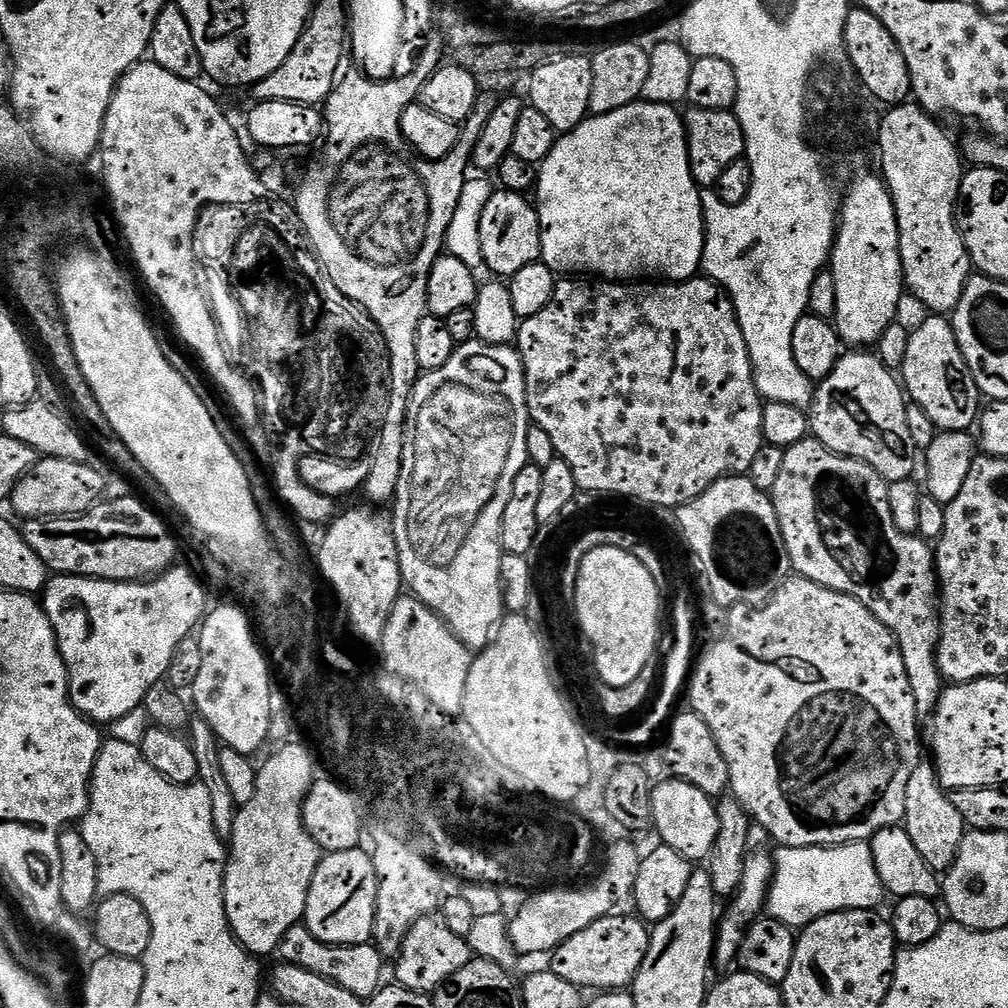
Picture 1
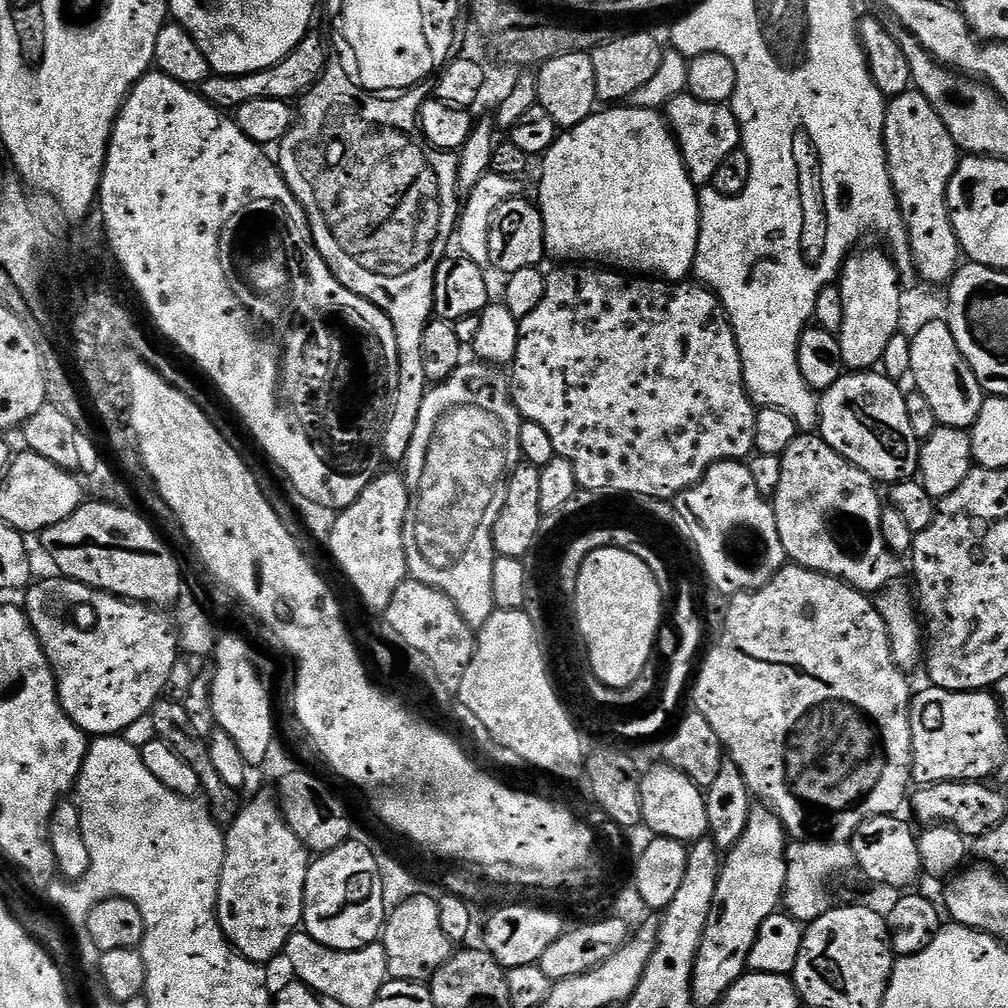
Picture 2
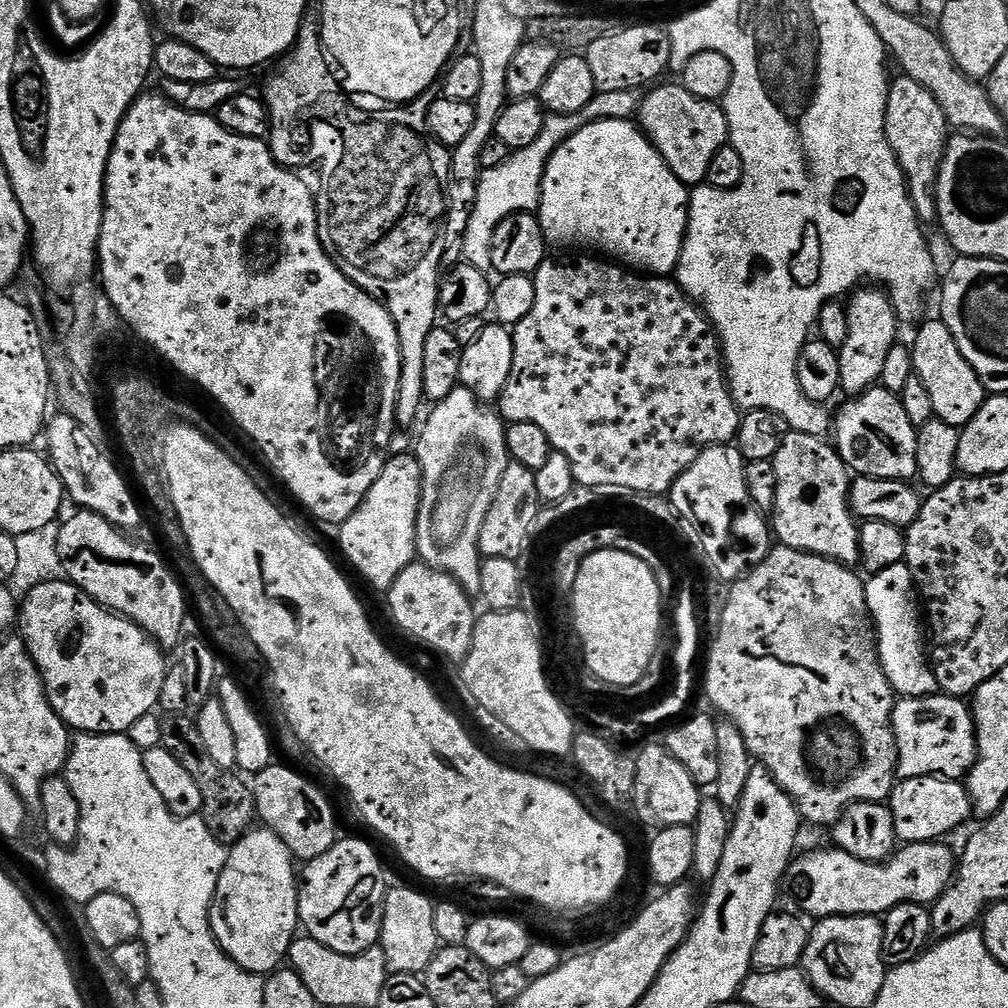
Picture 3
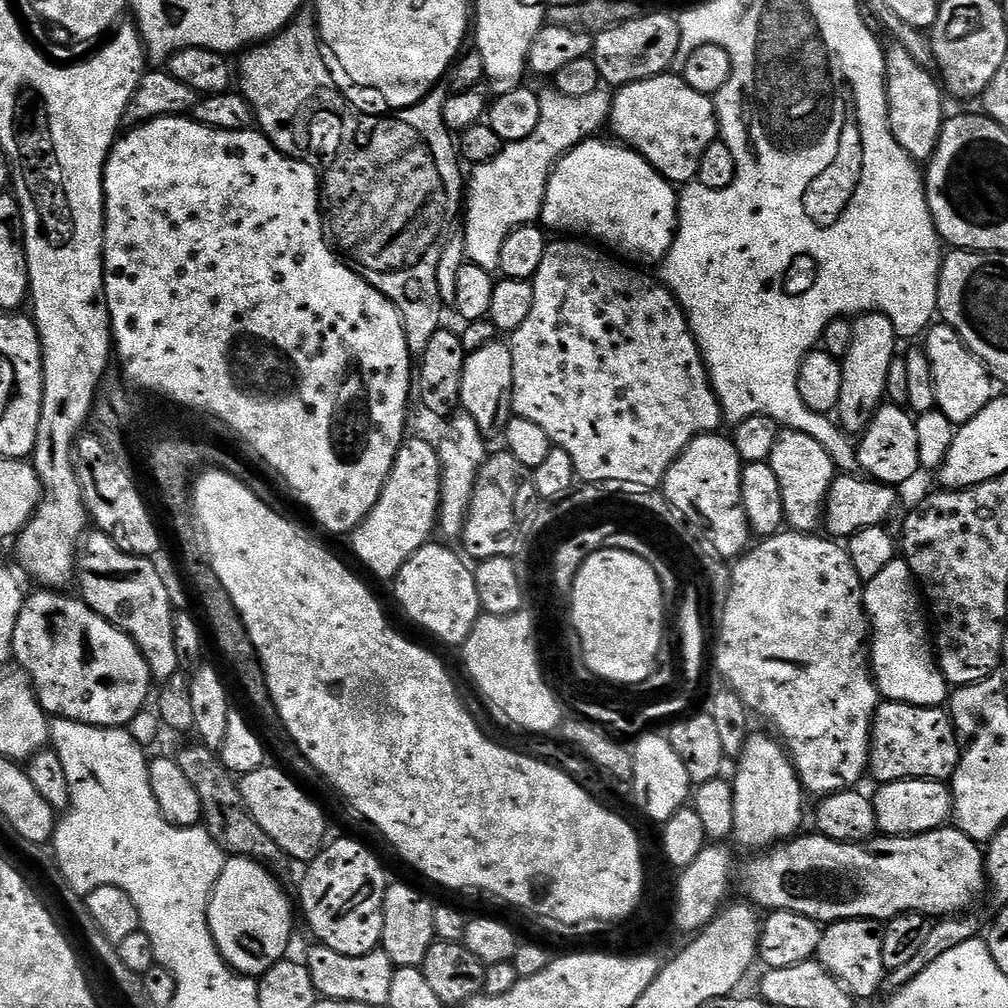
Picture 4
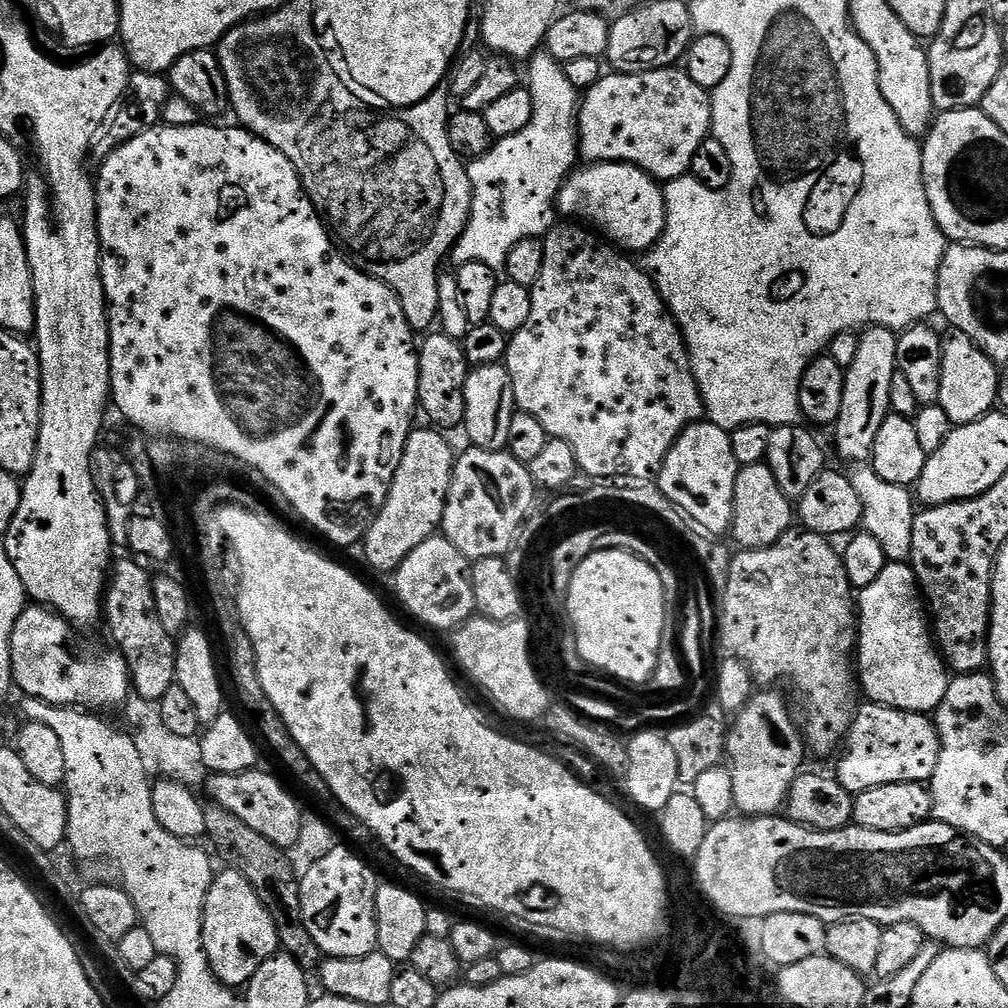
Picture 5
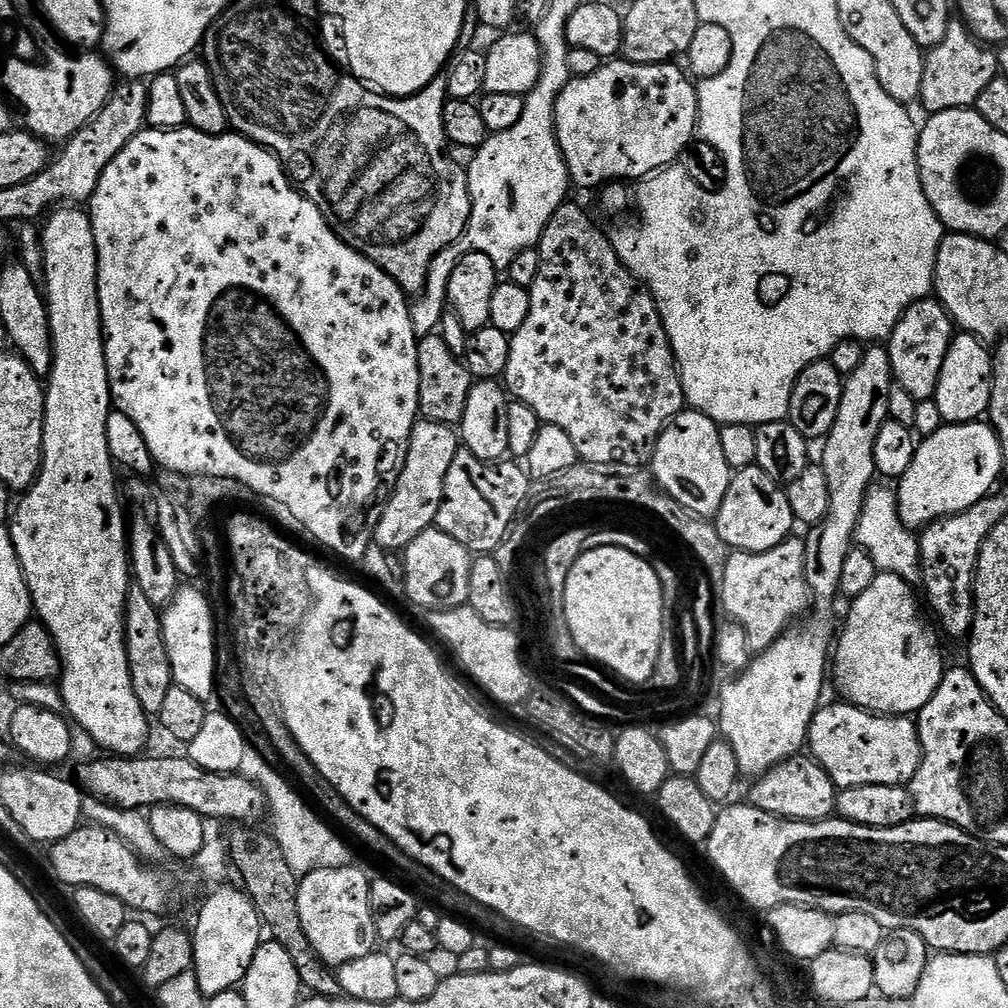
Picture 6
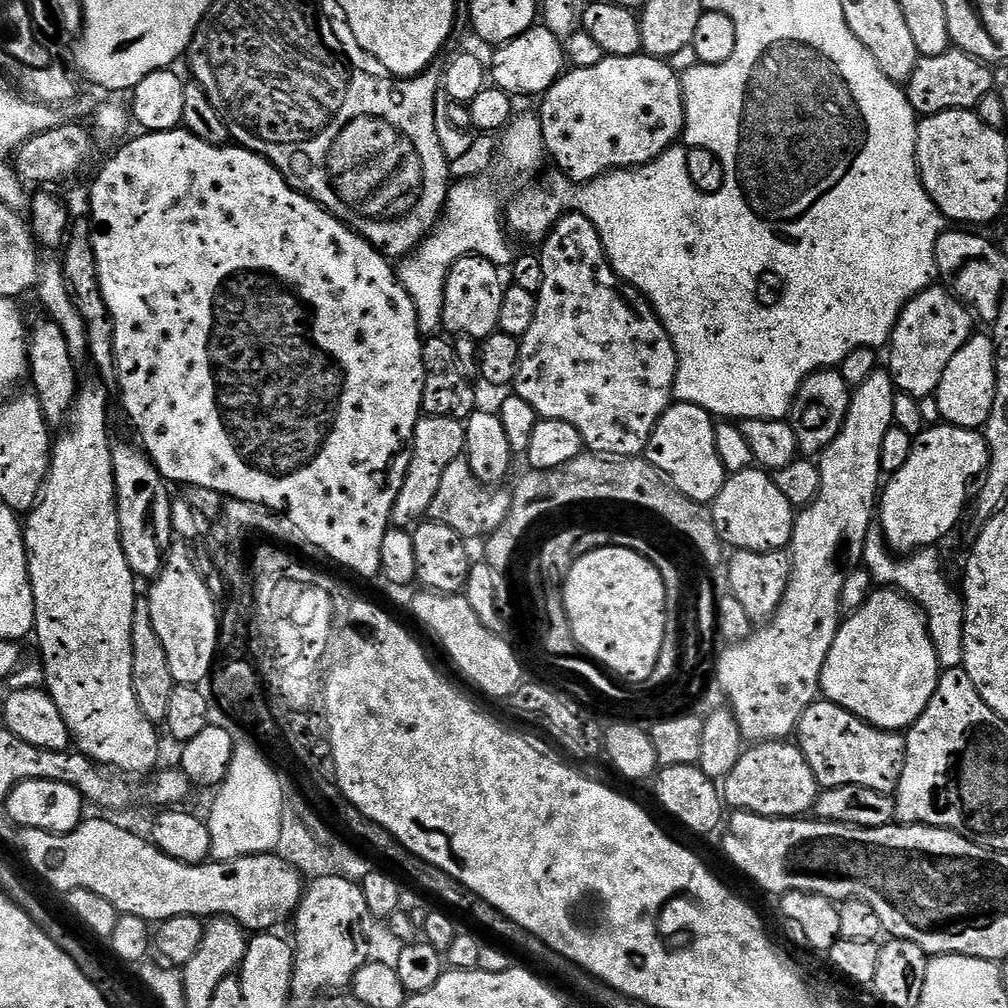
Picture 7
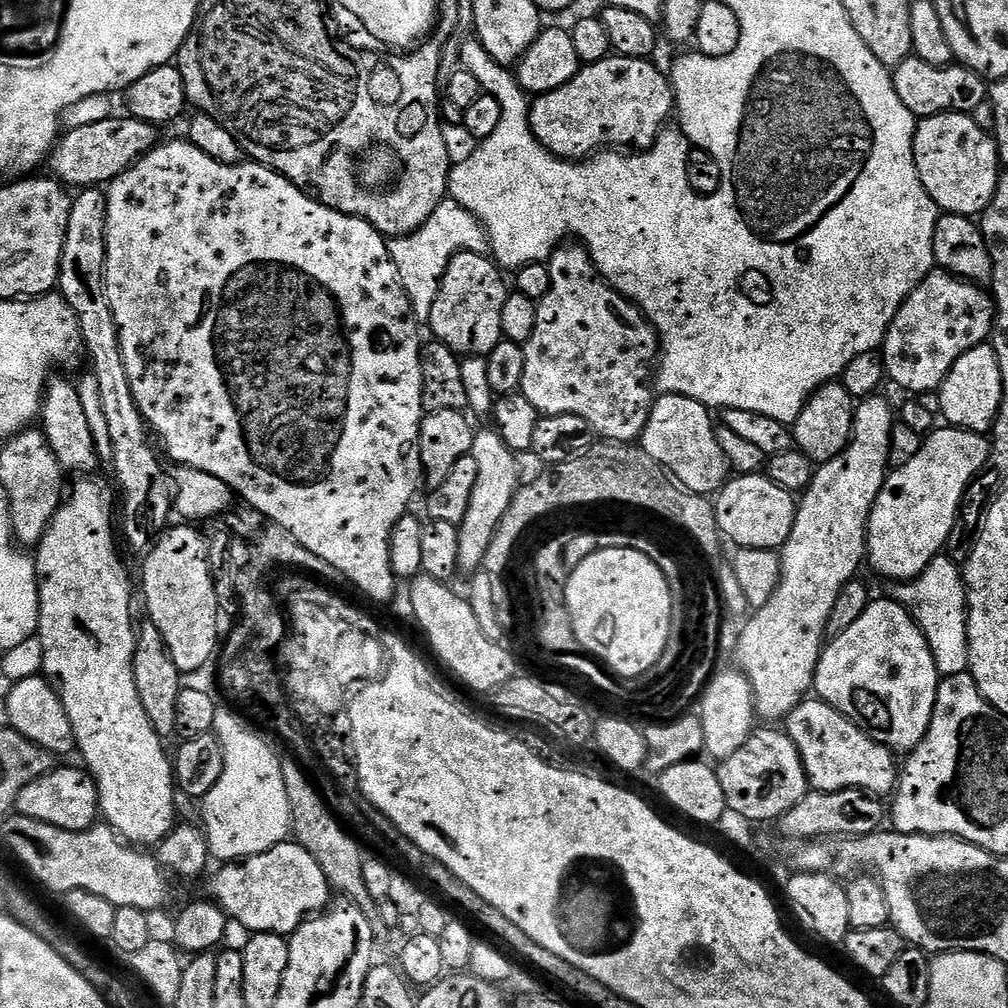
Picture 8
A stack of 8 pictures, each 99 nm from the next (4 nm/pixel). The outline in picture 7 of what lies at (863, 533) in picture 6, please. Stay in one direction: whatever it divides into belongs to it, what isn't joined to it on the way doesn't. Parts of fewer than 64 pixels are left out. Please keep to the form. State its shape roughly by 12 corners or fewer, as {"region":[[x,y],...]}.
{"region":[[879,527],[862,566],[928,623],[941,669],[964,662],[964,601],[931,547],[897,555]]}

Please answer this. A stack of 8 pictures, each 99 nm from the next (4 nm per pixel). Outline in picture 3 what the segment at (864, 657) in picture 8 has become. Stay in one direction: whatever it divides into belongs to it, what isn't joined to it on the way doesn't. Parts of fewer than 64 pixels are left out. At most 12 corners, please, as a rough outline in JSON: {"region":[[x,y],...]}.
{"region":[[907,564],[864,585],[897,697],[937,691]]}

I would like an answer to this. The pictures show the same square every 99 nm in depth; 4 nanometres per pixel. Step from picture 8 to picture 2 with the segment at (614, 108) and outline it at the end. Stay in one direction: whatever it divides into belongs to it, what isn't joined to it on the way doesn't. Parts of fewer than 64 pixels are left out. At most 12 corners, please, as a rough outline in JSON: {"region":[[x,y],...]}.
{"region":[[687,94],[666,119],[697,186],[741,147],[728,104]]}

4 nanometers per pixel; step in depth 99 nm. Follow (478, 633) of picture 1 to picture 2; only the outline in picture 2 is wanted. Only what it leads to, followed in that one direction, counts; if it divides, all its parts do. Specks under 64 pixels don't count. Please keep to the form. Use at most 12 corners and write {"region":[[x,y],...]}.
{"region":[[414,518],[404,523],[409,577],[446,594],[479,630],[494,602],[494,522],[448,572],[424,562]]}

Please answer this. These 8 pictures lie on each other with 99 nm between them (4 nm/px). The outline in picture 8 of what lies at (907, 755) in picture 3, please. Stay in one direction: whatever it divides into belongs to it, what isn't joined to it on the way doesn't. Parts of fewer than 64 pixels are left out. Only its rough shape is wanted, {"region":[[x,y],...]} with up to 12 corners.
{"region":[[819,698],[786,718],[817,792],[891,797],[898,760]]}

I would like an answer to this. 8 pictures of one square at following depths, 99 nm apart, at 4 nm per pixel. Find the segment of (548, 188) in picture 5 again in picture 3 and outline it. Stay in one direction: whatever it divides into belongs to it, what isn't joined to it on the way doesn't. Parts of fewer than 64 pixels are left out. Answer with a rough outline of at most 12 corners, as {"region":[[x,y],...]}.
{"region":[[637,90],[545,115],[534,146],[483,169],[463,259],[492,266],[494,230],[539,209],[544,165],[595,120],[632,120]]}

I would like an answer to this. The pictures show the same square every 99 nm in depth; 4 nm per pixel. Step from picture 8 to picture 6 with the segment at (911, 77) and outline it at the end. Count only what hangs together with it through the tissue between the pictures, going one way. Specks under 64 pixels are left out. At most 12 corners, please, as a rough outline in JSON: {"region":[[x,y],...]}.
{"region":[[963,19],[925,55],[928,114],[972,108],[998,69]]}

